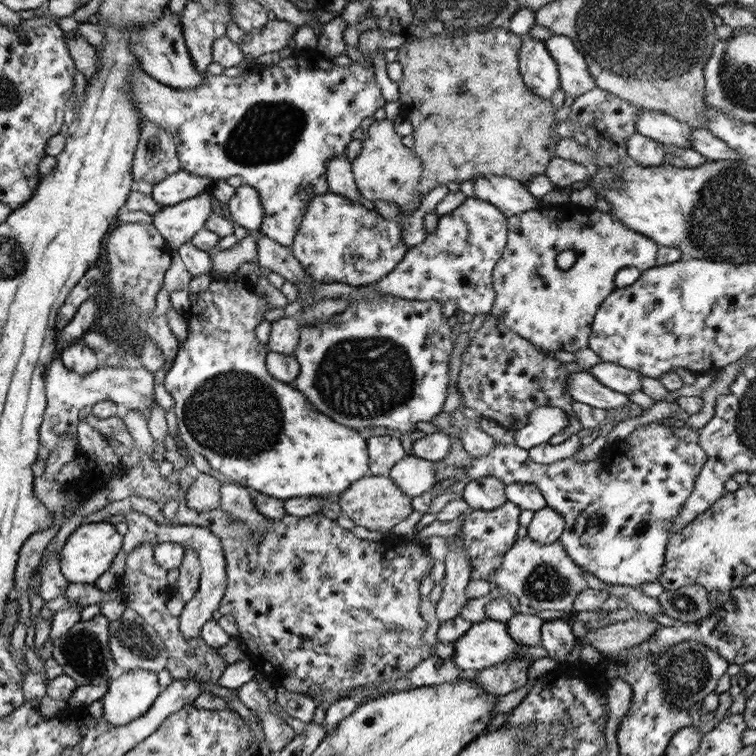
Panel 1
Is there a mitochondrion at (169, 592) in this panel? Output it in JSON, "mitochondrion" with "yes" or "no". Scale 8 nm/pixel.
{"mitochondrion":"no"}

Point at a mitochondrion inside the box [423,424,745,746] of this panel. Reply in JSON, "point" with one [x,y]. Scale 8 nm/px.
{"point":[687,674]}

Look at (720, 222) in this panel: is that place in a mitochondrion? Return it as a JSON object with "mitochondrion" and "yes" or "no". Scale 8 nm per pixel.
{"mitochondrion":"yes"}

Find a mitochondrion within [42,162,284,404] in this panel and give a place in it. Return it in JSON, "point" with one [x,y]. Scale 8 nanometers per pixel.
{"point":[128,308]}

